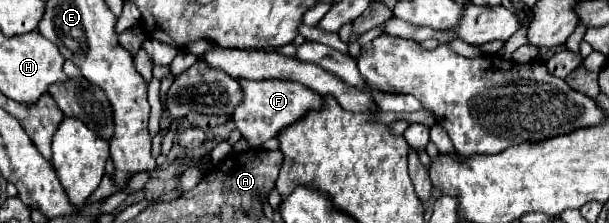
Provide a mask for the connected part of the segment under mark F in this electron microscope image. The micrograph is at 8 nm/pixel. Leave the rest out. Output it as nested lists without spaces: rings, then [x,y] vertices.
[[[242,79],[238,83],[244,91],[244,103],[240,103],[236,107],[236,113],[232,119],[234,119],[234,123],[238,123],[236,127],[240,129],[240,133],[244,135],[244,139],[248,141],[250,147],[262,147],[268,139],[276,137],[282,129],[300,121],[310,111],[320,111],[324,105],[322,95],[318,95],[316,91],[312,91],[300,83],[280,81],[280,79],[272,79],[272,81]]]

